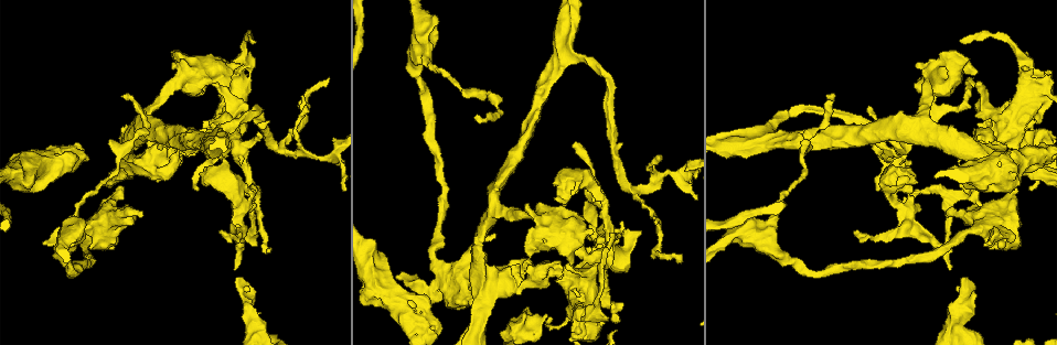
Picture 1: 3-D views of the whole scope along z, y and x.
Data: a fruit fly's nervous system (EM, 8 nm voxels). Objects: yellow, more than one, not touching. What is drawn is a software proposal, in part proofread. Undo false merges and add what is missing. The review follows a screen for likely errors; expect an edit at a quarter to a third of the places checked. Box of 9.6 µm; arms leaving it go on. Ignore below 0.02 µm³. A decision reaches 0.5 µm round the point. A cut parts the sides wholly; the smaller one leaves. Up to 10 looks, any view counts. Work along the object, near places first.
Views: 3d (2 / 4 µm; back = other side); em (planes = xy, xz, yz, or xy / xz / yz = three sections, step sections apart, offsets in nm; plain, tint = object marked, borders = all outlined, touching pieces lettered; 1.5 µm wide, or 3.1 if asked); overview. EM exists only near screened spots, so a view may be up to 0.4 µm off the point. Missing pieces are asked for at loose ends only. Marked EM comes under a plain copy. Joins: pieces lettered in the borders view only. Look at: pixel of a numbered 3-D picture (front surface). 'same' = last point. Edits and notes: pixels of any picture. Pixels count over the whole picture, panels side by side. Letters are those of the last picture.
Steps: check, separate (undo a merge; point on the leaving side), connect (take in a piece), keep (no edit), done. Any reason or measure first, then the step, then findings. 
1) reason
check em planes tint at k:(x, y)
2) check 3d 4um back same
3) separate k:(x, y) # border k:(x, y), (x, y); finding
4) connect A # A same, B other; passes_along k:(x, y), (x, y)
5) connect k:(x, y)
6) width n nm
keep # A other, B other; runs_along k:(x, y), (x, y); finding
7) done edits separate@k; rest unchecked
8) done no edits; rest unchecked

branch stops here
check 3d 2um at 1:(243, 277)

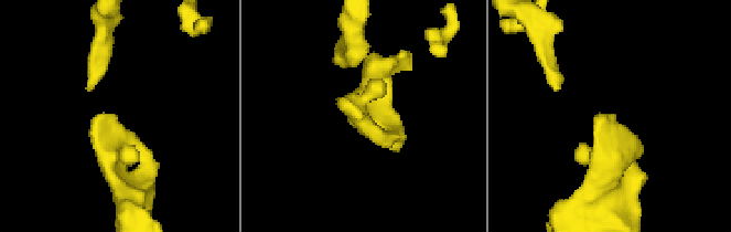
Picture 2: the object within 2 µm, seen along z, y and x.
check em planes borders at 2:(110, 114)

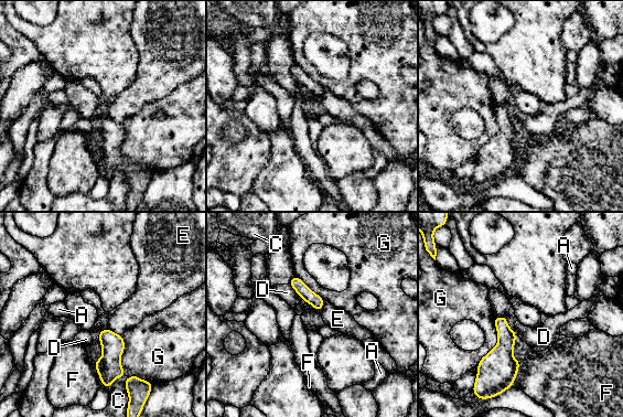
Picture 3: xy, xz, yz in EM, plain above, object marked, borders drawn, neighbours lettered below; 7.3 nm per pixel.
longest_contact G 460 nm
keep # A other, C other, D other, E other, F other, G other; border 3:(495, 317), (497, 342), (476, 375); none of them fits

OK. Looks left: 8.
arms part here
check 3d 4um at 1:(586, 178)

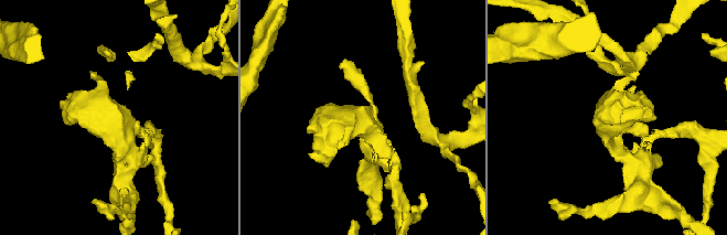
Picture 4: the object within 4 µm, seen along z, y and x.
check em 3.1um yz step 16 tint at 4:(115, 119)

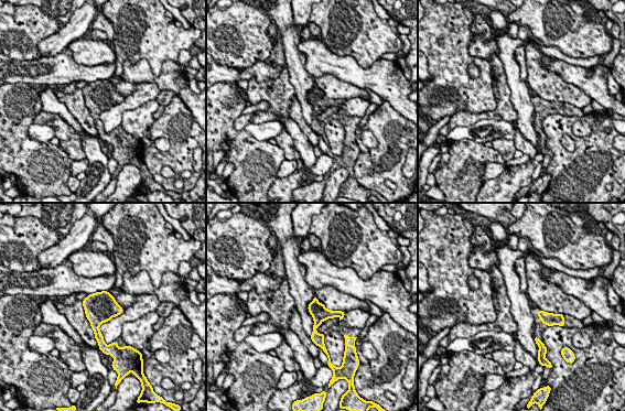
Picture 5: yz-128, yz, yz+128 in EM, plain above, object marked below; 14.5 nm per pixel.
check em 3.1um planes borders same

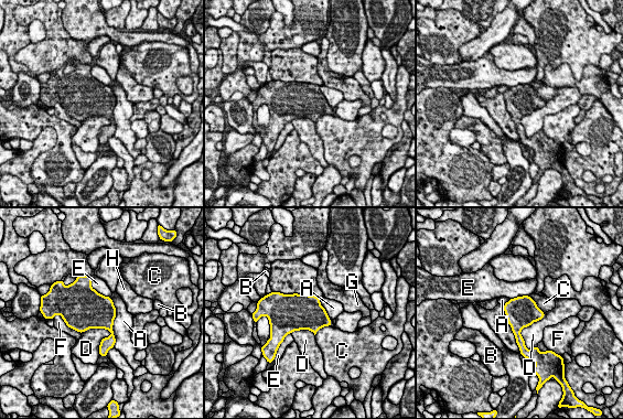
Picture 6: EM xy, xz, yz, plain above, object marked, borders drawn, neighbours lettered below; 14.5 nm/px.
longest_contact A 750 nm
keep # A other, B other, C other, D other, E other, F other, G other, H other; border 6:(109, 297), (115, 308), (114, 346); one neuron here

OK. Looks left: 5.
sharp bend
check 3d 4um at 1:(545, 271)

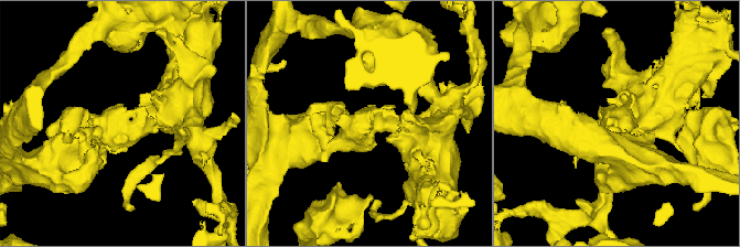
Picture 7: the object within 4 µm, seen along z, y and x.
check em yz step 8 borders at 7:(124, 136)

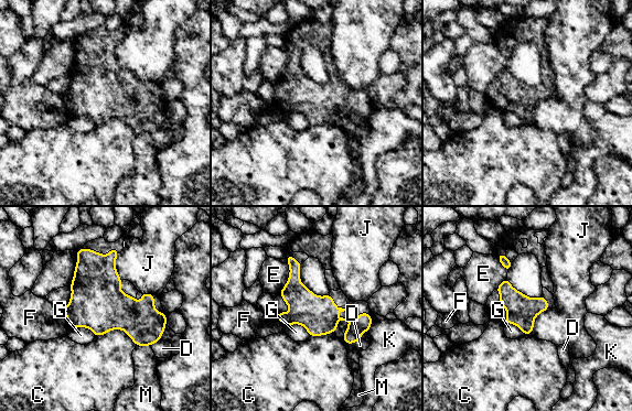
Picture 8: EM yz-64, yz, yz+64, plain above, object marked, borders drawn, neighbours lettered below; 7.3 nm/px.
width 220 nm
keep # C other, D other, E other, F other, G other, J other, K other, M other; border 8:(96, 336), (122, 330), (136, 345); continuous, no second neuron

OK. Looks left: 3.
branch stops here
check 3d 4um back at 1:(986, 241)

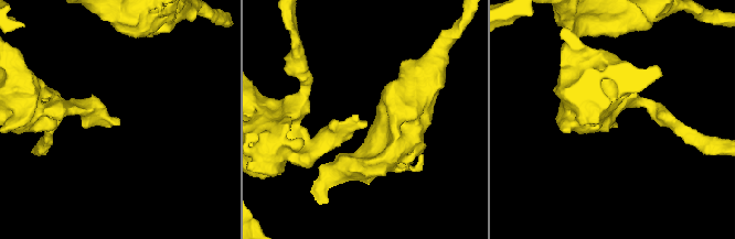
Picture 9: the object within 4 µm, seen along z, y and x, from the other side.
check em xz step 4 tint at 9:(365, 122)

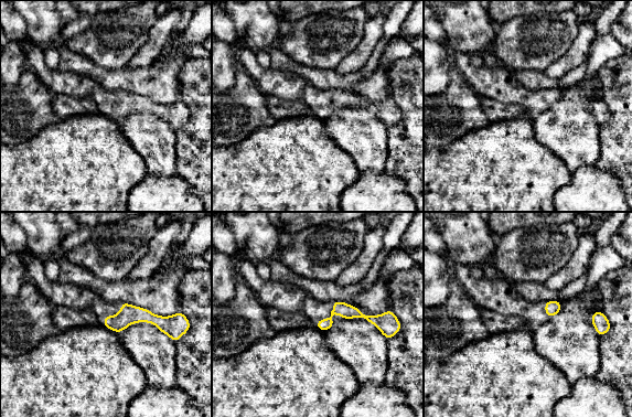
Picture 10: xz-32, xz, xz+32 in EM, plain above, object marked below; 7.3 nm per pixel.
check em planes borders same

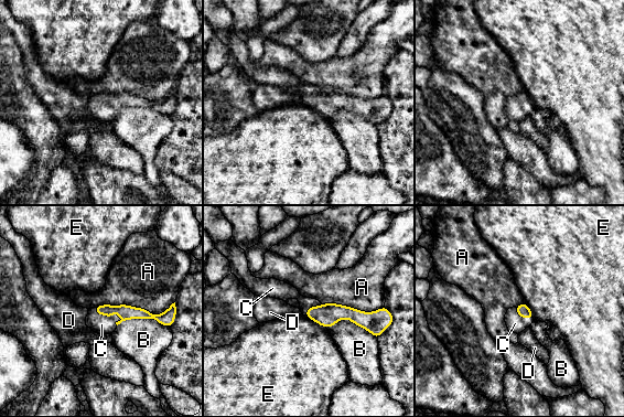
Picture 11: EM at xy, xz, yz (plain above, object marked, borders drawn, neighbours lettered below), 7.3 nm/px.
connect C # A other, B other, C same, D other, E other; the neuron continues

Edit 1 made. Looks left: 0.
done edits connect@11; rest unchecked

